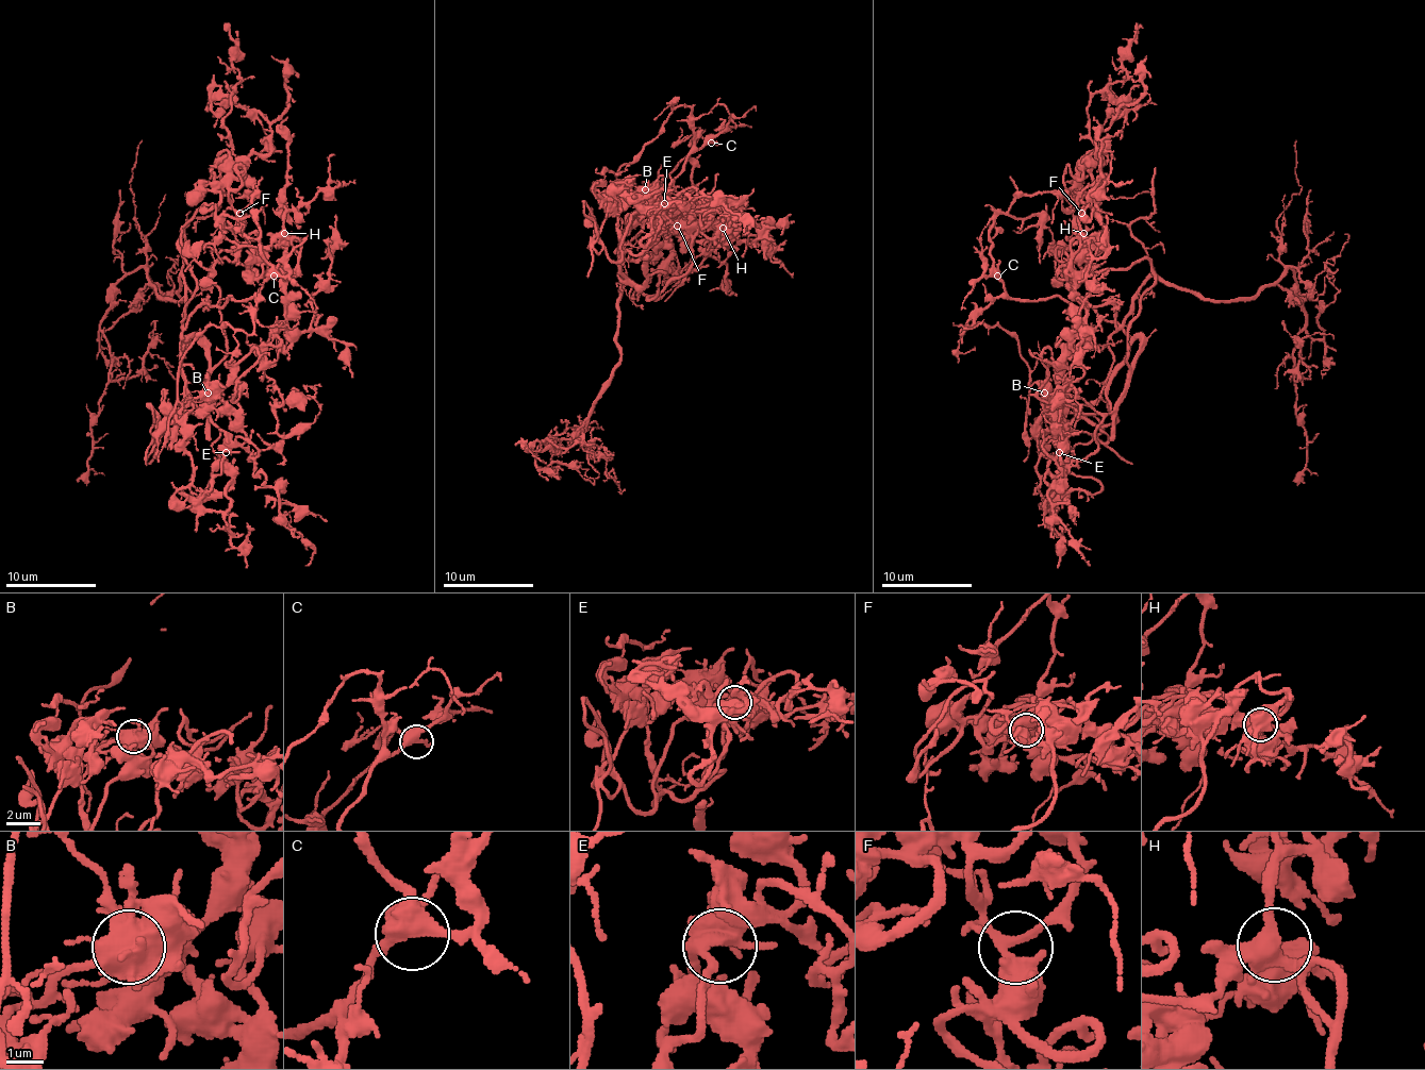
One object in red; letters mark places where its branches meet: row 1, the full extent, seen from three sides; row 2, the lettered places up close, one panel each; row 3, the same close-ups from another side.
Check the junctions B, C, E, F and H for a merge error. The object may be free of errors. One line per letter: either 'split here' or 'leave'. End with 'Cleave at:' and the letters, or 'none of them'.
B: split here
C: leave
E: leave
F: leave
H: leave
Cleave at: B

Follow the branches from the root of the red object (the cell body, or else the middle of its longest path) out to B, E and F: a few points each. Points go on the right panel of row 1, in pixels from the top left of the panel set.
B: (1110, 219), (1142, 245), (1154, 273), (1110, 335), (1112, 375), (1102, 394), (1061, 406), (1045, 394)
E: (1110, 219), (1142, 245), (1154, 273), (1108, 341), (1110, 412), (1095, 430), (1097, 448), (1083, 458), (1059, 452)
F: (1110, 219), (1097, 213), (1095, 215), (1079, 199), (1077, 190), (1090, 193), (1081, 213)

